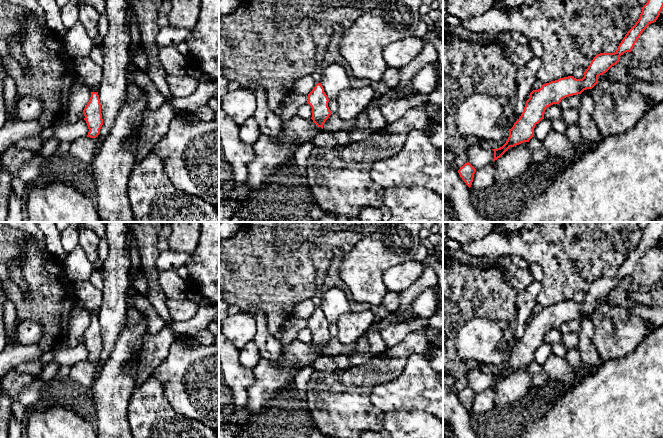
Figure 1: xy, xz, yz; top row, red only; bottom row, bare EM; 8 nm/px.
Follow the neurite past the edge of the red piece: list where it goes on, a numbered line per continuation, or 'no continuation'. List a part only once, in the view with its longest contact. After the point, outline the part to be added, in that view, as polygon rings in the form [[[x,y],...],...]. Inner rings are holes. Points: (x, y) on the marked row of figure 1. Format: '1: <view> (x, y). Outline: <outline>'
no continuation

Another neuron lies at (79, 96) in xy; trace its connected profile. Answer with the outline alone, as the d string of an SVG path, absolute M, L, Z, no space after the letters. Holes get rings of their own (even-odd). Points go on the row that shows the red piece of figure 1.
M77 76L69 93L66 113L62 122L76 123L89 102L90 97L91 90L86 86L83 79Z

